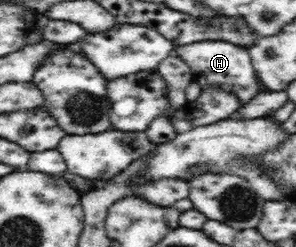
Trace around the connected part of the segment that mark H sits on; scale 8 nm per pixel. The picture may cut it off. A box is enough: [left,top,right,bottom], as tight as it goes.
[177,40,262,104]

